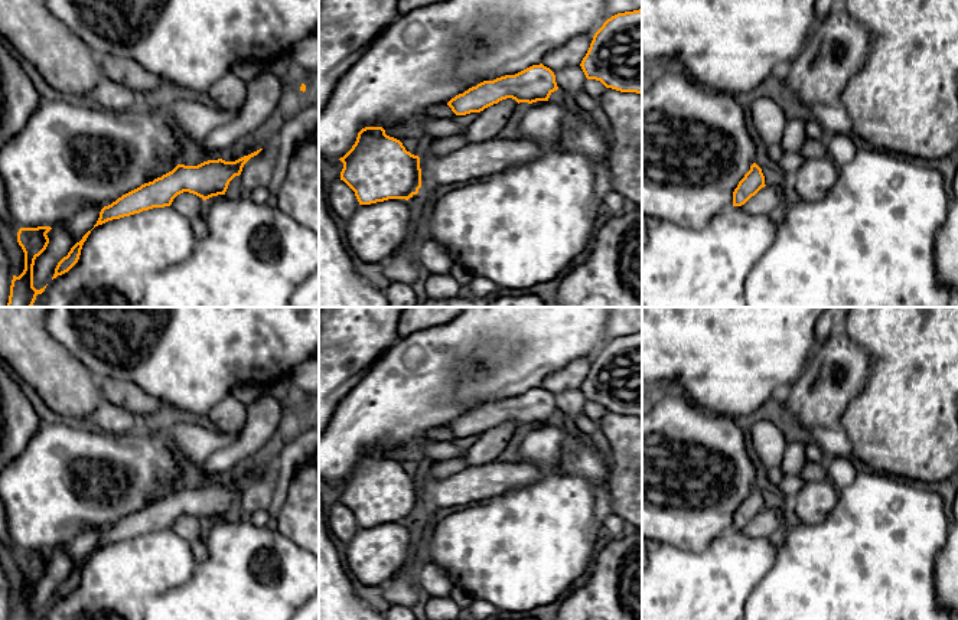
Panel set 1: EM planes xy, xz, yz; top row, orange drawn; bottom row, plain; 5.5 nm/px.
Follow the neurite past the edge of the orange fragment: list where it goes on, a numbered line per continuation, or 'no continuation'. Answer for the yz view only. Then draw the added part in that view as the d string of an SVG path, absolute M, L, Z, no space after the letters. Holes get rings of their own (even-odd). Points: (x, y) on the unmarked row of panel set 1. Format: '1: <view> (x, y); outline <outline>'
no continuation

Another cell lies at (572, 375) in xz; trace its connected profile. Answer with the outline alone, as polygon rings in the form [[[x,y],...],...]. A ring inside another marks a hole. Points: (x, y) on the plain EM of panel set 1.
[[[580,358],[566,365],[563,369],[548,375],[542,381],[541,386],[553,395],[557,395],[566,389],[580,388],[590,371],[592,363],[592,358]]]

